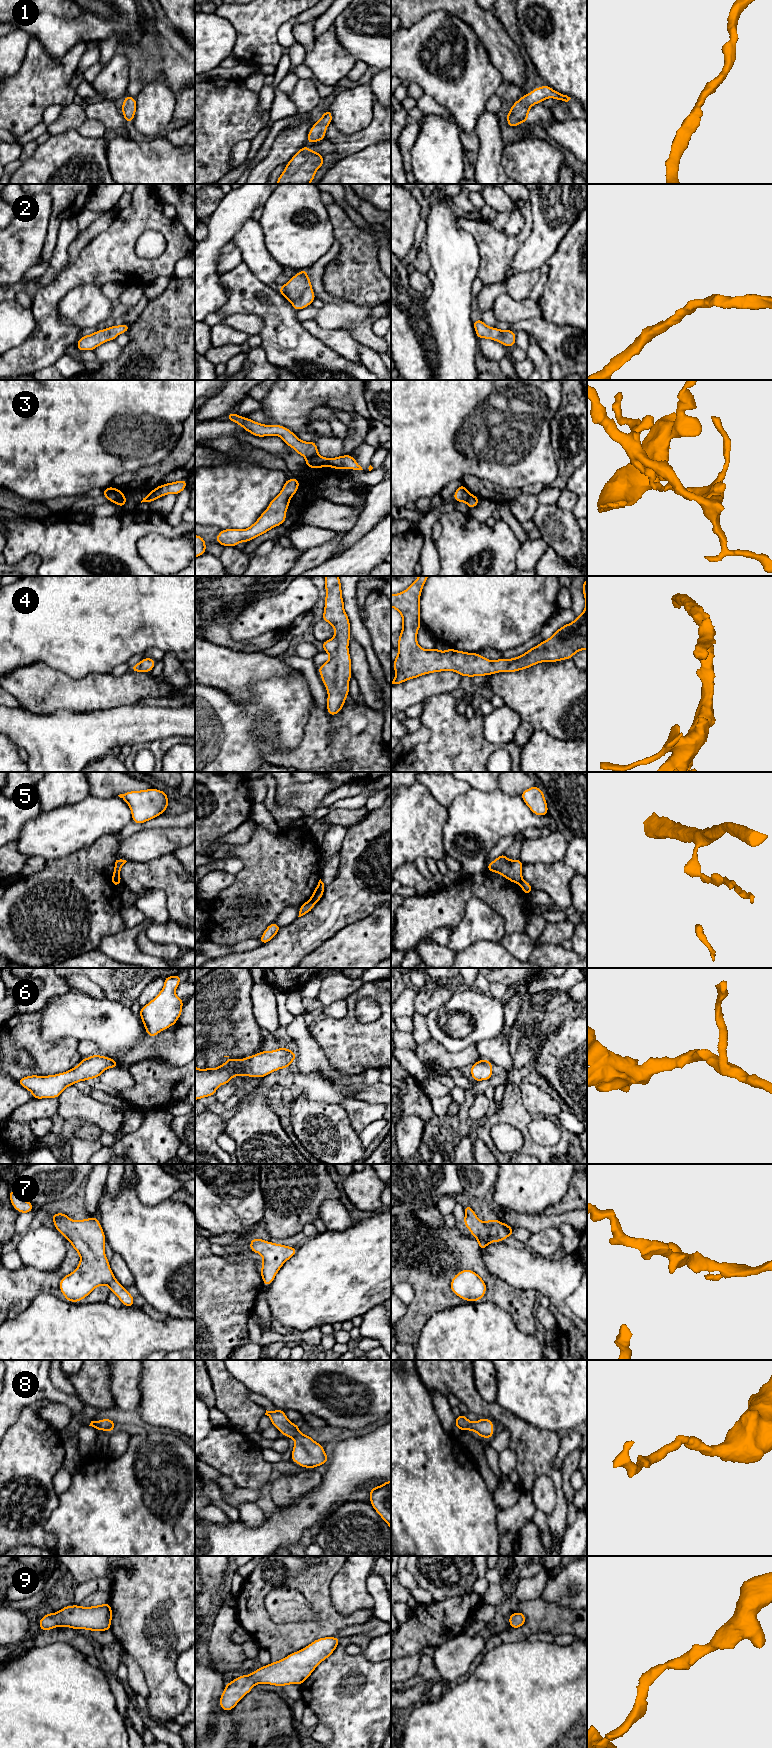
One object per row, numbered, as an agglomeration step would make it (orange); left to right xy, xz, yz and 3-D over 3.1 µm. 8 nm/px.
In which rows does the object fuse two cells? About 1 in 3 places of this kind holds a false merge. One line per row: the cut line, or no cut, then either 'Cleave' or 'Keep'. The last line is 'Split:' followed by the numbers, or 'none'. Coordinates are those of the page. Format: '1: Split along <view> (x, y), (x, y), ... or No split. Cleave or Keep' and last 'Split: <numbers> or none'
1: No split. Keep
2: No split. Keep
3: Split along xy (123, 494), (112, 501). Cleave
4: No split. Keep
5: Split along xz (309, 900), (314, 903). Cleave
6: No split. Keep
7: No split. Keep
8: No split. Keep
9: No split. Keep
Split: 3, 5

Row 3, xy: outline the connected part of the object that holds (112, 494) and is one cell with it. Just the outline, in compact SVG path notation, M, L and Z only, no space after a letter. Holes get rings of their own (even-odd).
M109 486L102 491L102 494L108 499L108 501L113 502L123 497L124 493L114 487Z

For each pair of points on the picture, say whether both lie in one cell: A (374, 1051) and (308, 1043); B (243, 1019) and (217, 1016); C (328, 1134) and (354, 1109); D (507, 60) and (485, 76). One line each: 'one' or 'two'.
A: two
B: one
C: two
D: two

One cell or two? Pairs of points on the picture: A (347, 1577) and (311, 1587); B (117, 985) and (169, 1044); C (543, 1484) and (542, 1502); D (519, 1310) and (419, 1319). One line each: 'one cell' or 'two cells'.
A: two cells
B: two cells
C: one cell
D: one cell

